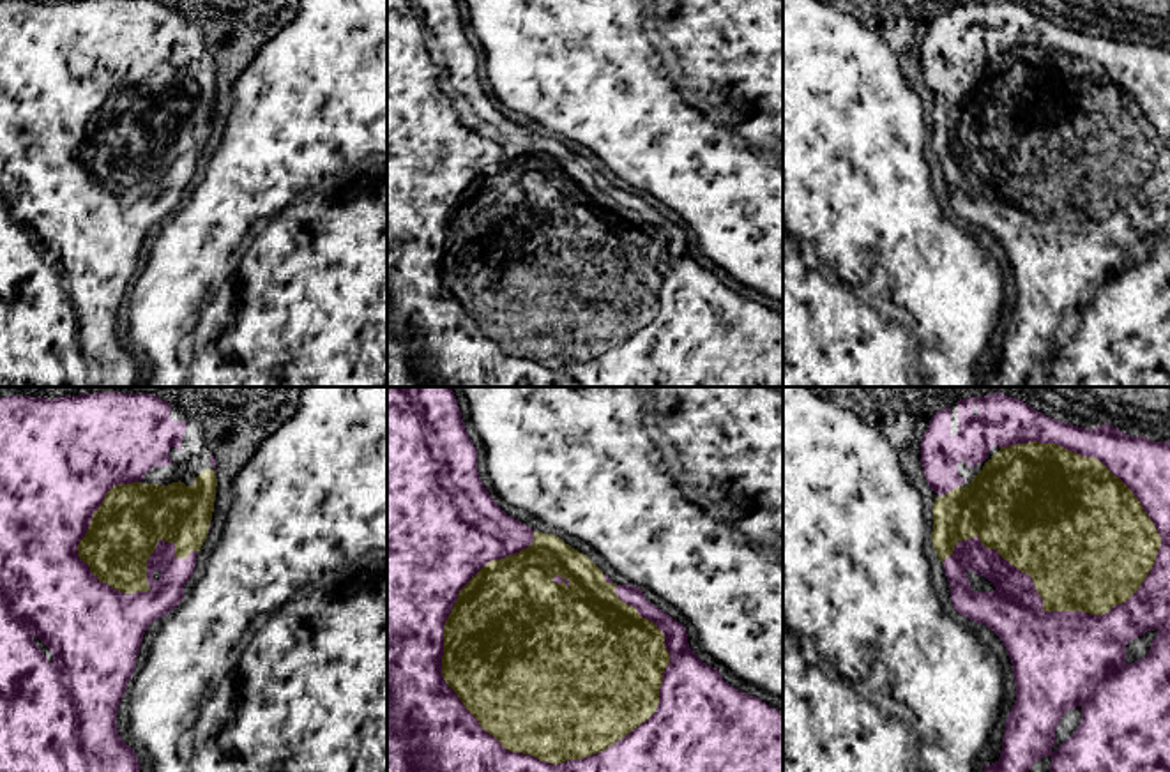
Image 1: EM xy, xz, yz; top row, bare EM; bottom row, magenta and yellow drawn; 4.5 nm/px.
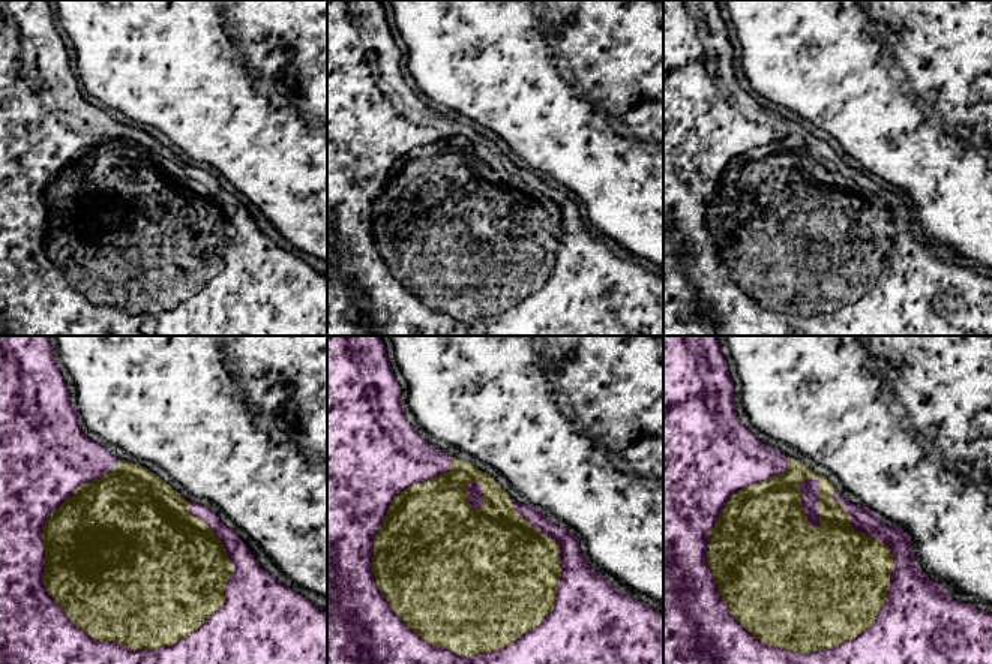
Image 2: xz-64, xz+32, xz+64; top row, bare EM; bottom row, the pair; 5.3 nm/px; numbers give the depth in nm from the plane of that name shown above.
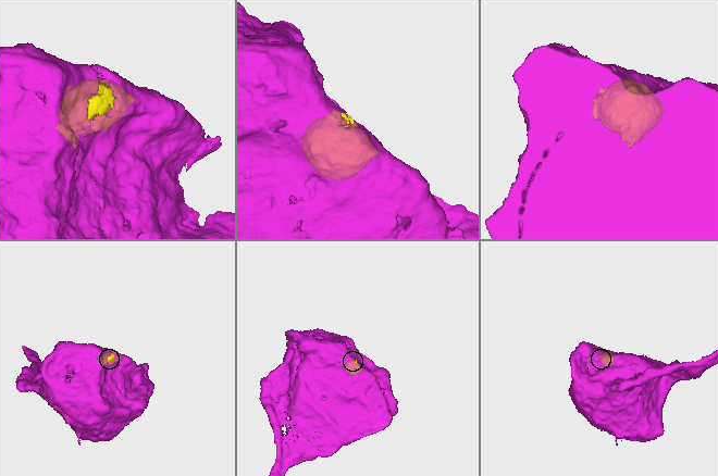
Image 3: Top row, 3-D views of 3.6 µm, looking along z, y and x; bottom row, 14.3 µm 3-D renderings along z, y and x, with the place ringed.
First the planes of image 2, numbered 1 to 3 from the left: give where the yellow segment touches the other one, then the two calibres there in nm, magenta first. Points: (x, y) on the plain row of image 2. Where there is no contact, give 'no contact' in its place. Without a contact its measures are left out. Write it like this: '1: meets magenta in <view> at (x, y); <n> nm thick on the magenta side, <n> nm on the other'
1: meets magenta in xz-64 at (45, 252); 380 nm thick on the magenta side, 480 nm on the other
2: meets magenta in xz+32 at (371, 225); 500 nm thick on the magenta side, 480 nm on the other
3: meets magenta in xz+64 at (709, 231); 500 nm thick on the magenta side, 480 nm on the other

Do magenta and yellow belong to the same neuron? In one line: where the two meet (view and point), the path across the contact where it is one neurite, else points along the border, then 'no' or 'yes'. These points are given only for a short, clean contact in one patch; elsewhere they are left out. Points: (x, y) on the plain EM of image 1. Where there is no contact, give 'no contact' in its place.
xz (442, 258) | yes

